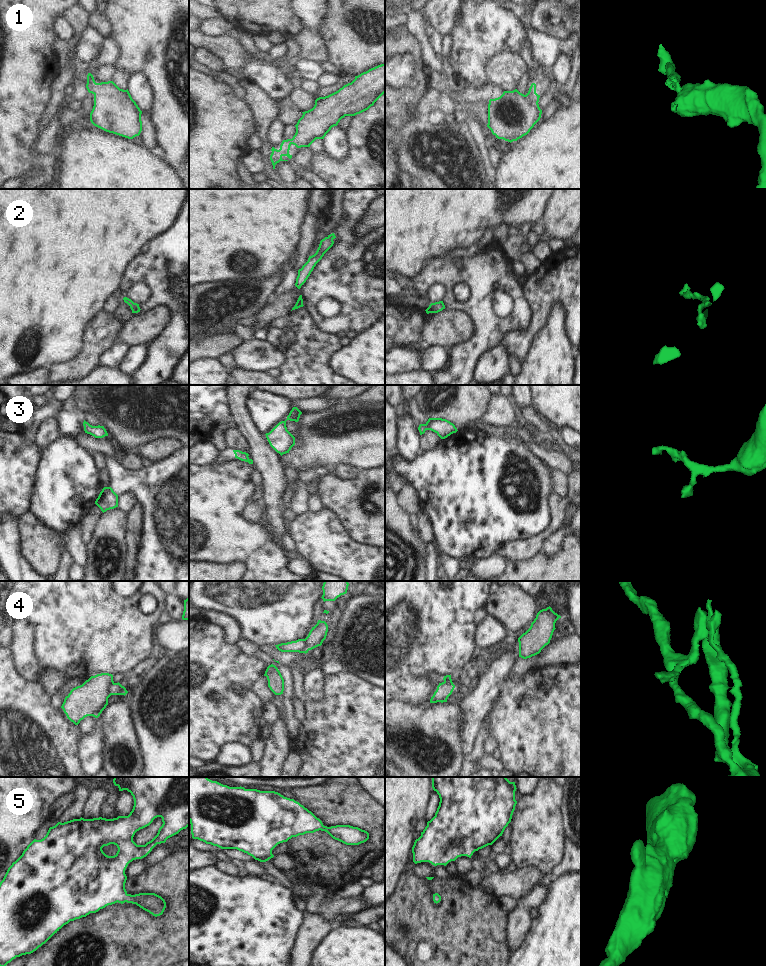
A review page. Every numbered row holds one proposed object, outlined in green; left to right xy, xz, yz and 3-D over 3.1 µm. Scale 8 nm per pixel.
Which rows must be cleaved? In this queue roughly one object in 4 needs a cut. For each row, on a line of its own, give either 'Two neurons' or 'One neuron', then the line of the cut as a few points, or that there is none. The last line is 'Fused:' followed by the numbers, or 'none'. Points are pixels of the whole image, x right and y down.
1: One neuron. No split
2: One neuron. No split
3: One neuron. No split
4: Two neurons. Split along xy (114, 683), (111, 686), (111, 694)
5: One neuron. No split
Fused: 4

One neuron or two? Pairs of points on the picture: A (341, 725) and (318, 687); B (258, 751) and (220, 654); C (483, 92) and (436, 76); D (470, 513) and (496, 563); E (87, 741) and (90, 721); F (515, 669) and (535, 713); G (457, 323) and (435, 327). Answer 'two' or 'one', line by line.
A: two
B: two
C: one
D: two
E: two
F: two
G: one

